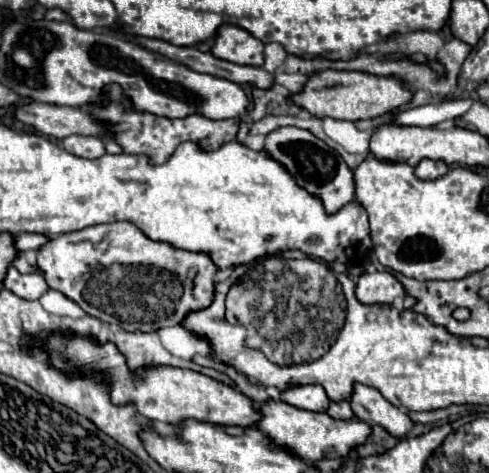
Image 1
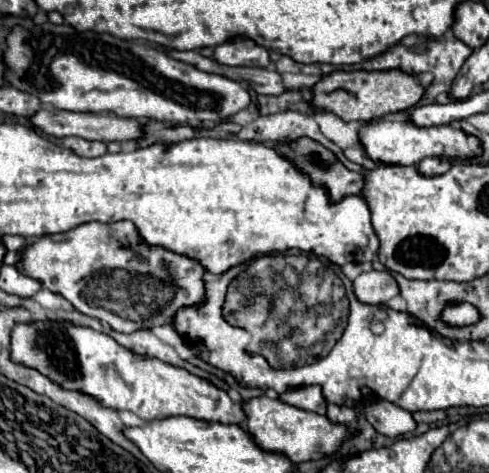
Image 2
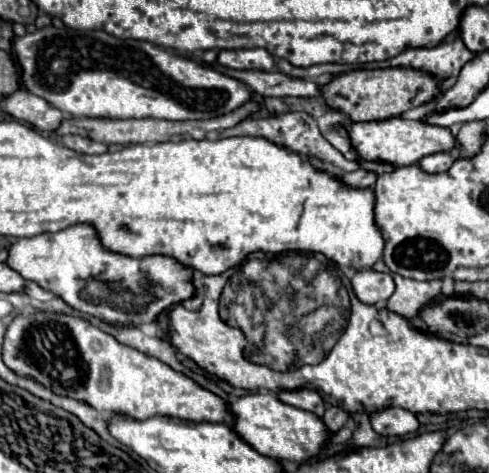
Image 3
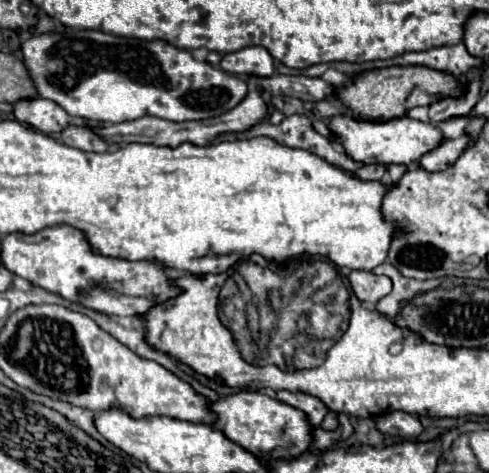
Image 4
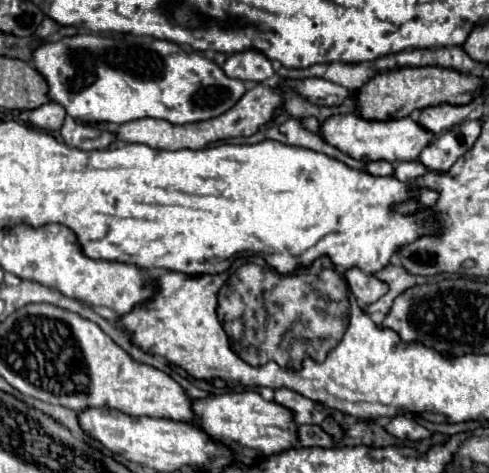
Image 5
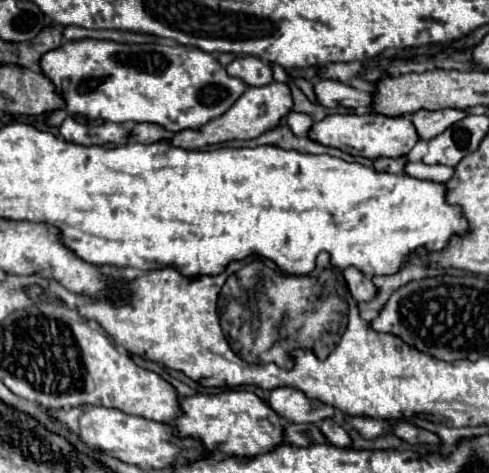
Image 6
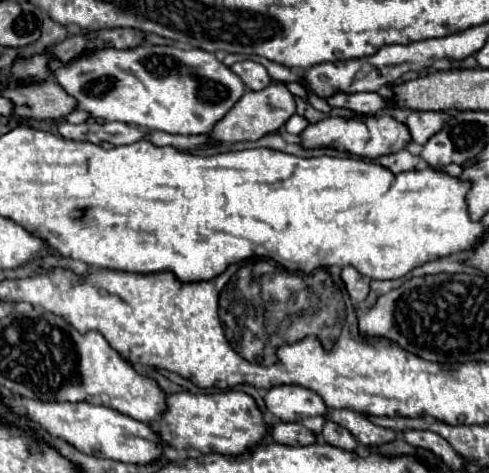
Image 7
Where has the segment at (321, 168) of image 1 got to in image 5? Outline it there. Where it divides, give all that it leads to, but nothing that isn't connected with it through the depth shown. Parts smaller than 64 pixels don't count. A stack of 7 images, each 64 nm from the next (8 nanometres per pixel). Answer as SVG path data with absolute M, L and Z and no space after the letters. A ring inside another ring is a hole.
M376 160L376 162L370 162L366 166L366 172L374 174L374 176L392 176L394 174L394 166L386 160Z

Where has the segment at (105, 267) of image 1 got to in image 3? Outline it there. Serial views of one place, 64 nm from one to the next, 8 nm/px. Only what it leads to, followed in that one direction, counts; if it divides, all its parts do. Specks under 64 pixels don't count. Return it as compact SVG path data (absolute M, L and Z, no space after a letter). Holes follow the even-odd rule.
M88 224L14 240L8 248L6 264L26 280L60 296L72 308L110 324L156 322L162 310L194 294L194 286L190 284L192 268L182 266L168 256L128 258L114 254L102 248L94 228Z

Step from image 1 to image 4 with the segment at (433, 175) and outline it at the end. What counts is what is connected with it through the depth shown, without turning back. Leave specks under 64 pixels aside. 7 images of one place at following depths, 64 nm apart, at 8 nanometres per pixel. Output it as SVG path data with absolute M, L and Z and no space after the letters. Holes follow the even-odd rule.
M468 132L460 134L458 138L444 138L434 150L426 152L420 158L420 166L428 172L440 172L452 166L458 160L458 156L468 148L468 144L470 144Z

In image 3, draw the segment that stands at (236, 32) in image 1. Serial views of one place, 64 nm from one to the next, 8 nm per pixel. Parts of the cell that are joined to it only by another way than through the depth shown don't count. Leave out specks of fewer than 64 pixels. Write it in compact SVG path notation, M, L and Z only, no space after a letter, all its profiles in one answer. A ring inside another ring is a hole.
M242 48L242 50L220 50L218 64L232 70L274 70L274 58L264 48Z

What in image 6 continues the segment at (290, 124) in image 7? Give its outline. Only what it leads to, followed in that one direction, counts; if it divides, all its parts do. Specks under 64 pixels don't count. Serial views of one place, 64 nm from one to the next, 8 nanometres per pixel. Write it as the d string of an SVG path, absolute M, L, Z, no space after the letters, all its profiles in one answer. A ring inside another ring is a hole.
M290 112L286 116L286 124L288 128L292 128L292 132L296 132L296 136L306 136L306 132L312 126L312 118L308 114L298 114L298 112Z

